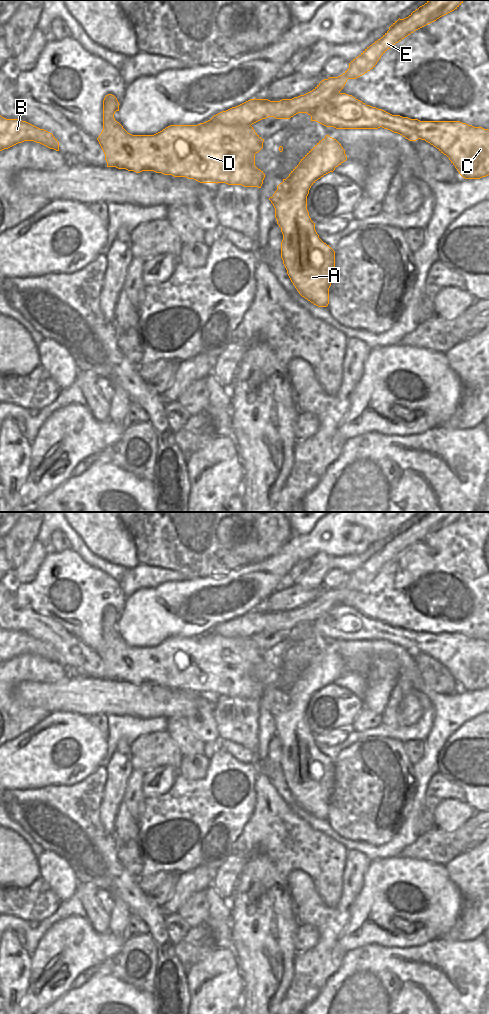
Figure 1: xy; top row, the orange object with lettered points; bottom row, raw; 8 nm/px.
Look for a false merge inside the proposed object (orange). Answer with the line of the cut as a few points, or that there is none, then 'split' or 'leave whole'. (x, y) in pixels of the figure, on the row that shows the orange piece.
cut xy (339, 91), (313, 108), (309, 108), (306, 112); split

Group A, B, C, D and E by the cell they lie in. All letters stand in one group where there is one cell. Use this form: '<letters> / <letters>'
A B D E / C

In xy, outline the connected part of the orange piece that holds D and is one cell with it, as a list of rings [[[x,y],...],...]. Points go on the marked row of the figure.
[[[428,0],[408,17],[395,21],[380,39],[349,63],[349,68],[342,75],[322,80],[312,91],[304,95],[280,101],[250,99],[198,125],[170,125],[154,135],[132,135],[115,120],[114,114],[119,111],[120,104],[114,95],[108,94],[103,100],[103,130],[97,138],[105,154],[107,167],[136,173],[154,171],[164,175],[194,179],[200,183],[226,183],[261,188],[265,174],[255,166],[255,154],[263,148],[264,139],[255,132],[252,124],[268,117],[290,119],[298,113],[307,113],[308,109],[314,109],[338,94],[348,79],[356,79],[373,69],[381,56],[396,43],[454,11],[464,1]]]

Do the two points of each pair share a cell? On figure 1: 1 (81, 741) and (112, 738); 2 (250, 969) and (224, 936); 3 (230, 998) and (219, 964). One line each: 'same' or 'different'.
1: different
2: different
3: same

